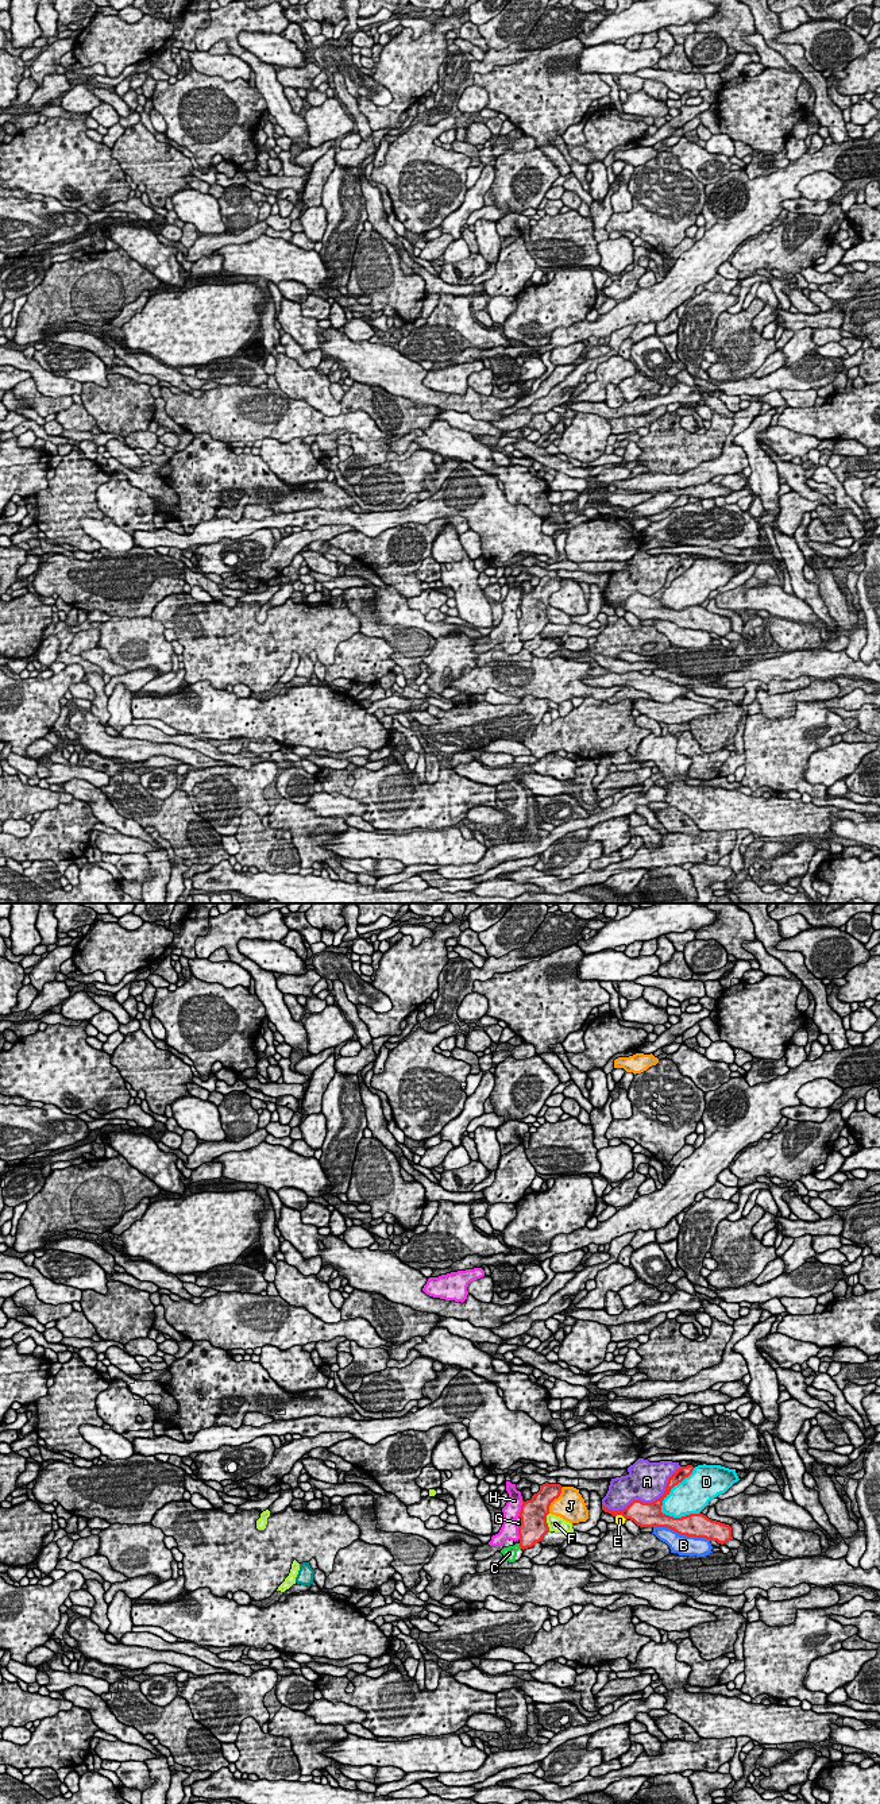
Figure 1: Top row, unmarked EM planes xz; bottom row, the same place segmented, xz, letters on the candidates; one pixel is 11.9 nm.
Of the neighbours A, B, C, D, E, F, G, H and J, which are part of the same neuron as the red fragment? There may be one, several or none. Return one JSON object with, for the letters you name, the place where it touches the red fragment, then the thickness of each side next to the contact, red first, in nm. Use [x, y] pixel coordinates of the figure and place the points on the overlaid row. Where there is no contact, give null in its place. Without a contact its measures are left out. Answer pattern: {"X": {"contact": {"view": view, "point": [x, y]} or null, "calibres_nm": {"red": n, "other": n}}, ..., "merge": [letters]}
{"merge": []}

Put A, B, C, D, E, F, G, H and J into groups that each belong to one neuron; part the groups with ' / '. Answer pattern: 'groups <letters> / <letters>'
groups A / B / C H / D / E / F / G / J

